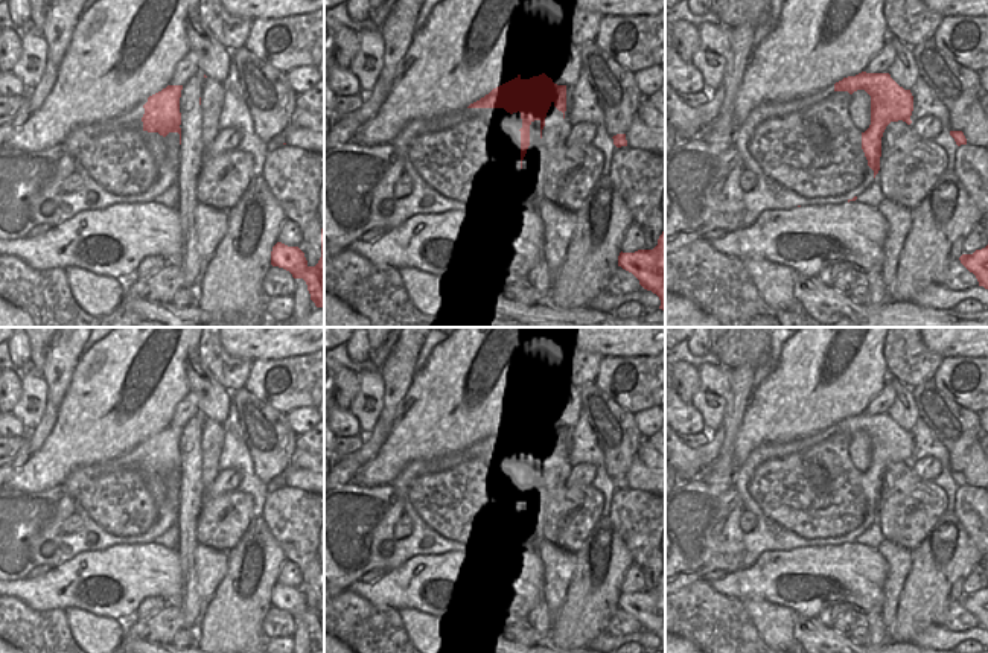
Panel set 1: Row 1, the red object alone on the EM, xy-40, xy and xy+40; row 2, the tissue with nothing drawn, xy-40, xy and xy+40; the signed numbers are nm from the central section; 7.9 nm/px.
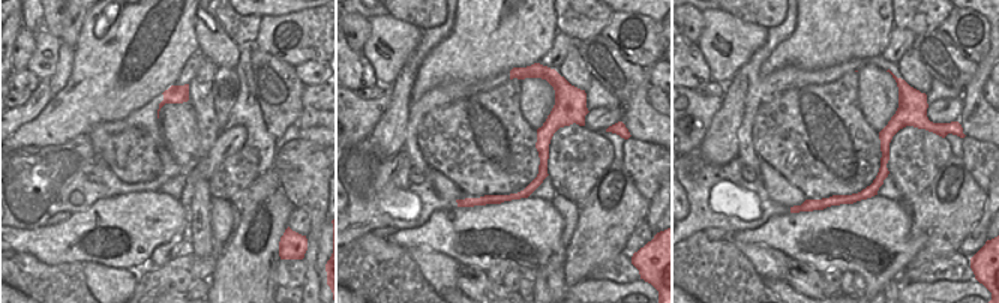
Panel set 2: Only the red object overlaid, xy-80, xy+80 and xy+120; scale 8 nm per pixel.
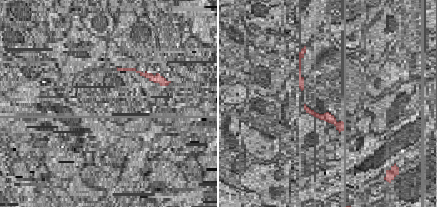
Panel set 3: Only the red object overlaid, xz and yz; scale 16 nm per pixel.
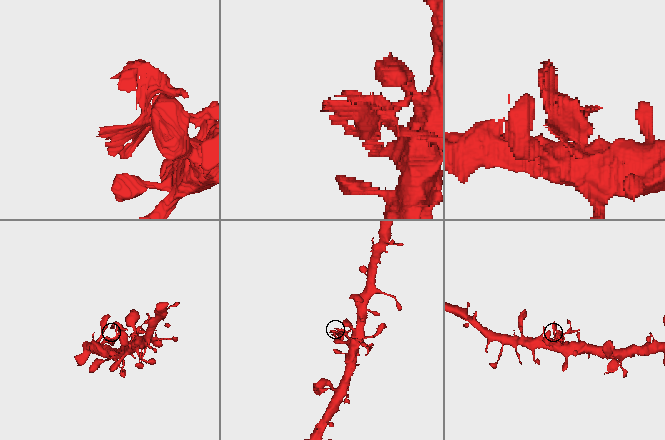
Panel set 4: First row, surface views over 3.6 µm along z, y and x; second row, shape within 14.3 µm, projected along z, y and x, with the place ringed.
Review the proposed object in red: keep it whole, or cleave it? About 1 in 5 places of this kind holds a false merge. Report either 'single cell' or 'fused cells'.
single cell

